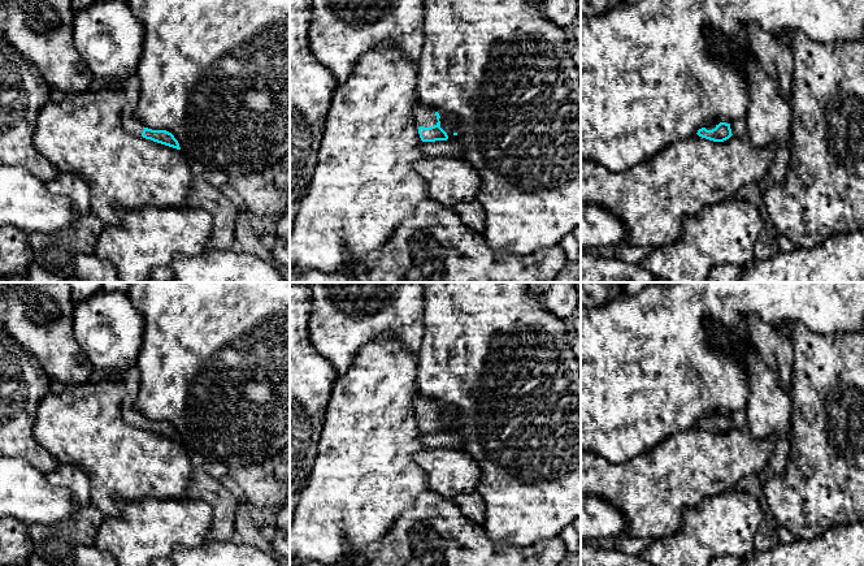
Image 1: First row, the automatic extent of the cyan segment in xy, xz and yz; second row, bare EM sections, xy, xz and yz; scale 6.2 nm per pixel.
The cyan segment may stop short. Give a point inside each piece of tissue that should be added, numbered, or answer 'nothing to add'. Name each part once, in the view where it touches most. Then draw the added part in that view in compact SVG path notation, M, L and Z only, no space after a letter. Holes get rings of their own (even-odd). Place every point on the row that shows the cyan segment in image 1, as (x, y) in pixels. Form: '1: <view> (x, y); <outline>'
1: xz (424, 116); M417 104L413 108L413 115L418 126L430 128L437 125L438 122L435 111L431 108L422 107L421 104Z

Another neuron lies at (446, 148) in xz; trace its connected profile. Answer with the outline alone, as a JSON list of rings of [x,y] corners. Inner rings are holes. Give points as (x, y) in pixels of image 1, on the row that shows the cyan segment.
[[[452,141],[424,142],[422,154],[427,157],[463,159],[461,146]]]

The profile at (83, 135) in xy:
[[[120,87],[86,91],[70,99],[49,99],[39,112],[32,137],[35,148],[52,161],[60,172],[77,174],[91,194],[91,213],[105,224],[121,224],[121,215],[144,207],[183,207],[188,196],[192,170],[181,150],[129,134],[123,130],[120,113],[126,105],[126,96]]]

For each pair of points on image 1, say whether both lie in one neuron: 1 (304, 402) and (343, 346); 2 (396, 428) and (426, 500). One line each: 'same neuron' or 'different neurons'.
1: different neurons
2: different neurons

